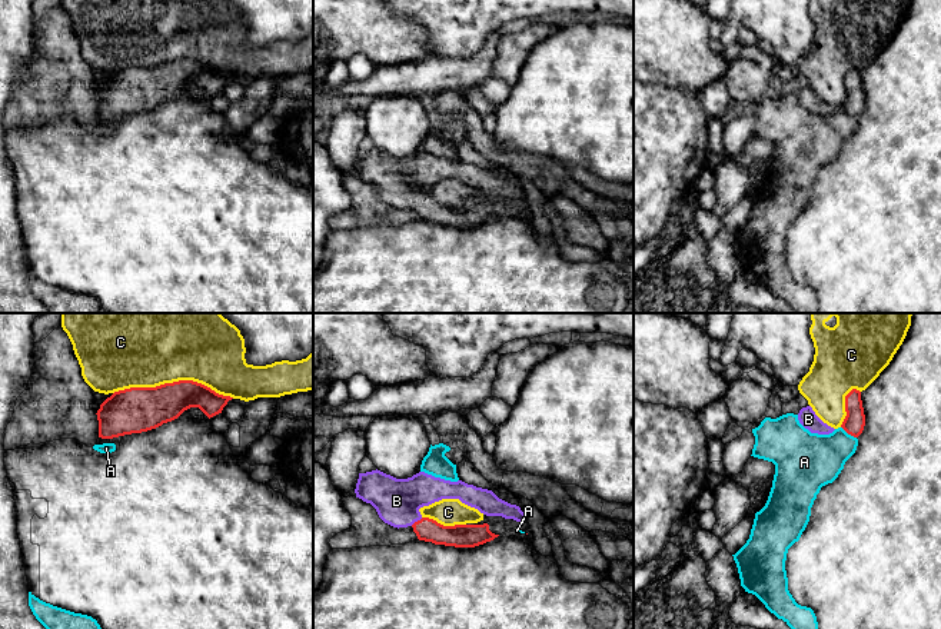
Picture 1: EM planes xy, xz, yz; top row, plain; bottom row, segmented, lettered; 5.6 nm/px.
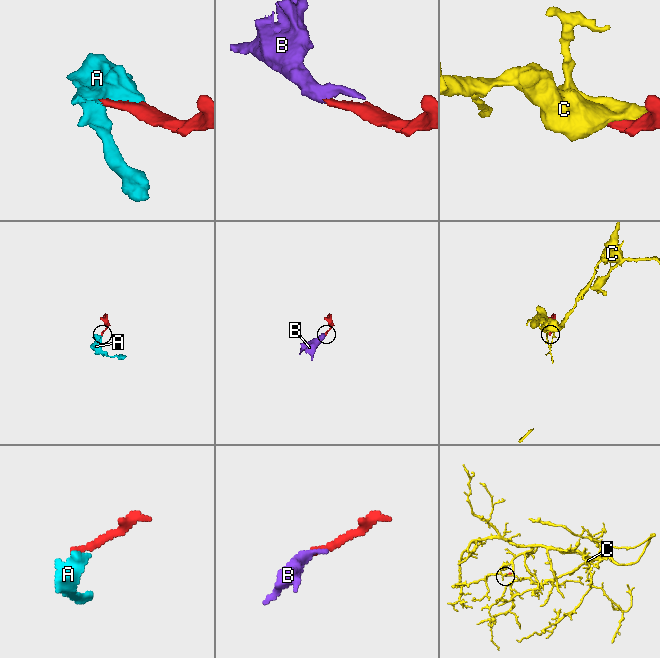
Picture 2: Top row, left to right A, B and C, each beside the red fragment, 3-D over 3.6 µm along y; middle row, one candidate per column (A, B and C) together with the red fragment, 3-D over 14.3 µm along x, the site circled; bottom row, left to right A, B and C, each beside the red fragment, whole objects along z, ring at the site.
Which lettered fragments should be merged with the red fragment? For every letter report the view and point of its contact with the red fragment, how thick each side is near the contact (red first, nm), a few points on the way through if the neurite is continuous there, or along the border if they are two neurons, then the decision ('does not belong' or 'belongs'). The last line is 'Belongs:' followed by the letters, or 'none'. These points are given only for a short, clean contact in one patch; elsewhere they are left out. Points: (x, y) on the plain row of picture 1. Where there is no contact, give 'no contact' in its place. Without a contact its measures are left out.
A: meets red in yz at (848, 113); 120 nm thick on the red side, 300 nm on the other; border along yz (841, 106), (855, 117); does not belong
B: meets red in xz at (418, 200); 130 nm thick on the red side, 260 nm on the other; runs through xz (426, 209), (418, 200), (396, 180); belongs
C: meets red in xy at (173, 62); 260 nm thick on the red side, 380 nm on the other; does not belong
Belongs: B

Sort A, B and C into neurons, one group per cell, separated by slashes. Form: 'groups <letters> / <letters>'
groups A / B / C

